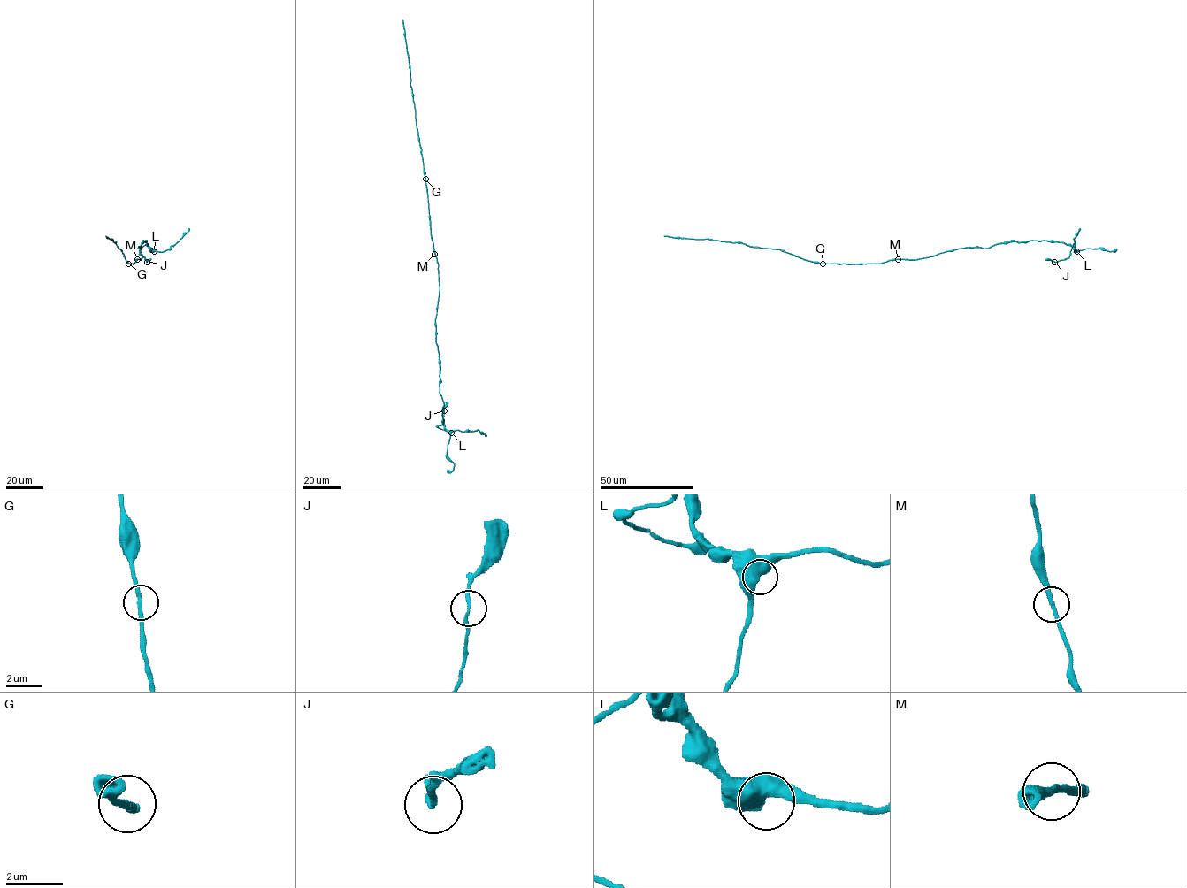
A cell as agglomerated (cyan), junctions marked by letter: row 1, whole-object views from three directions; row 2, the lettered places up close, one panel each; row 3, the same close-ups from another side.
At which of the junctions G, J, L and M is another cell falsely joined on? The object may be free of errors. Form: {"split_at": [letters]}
{"split_at": []}

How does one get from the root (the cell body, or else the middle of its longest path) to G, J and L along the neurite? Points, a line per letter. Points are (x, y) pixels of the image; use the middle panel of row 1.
G: (434, 252), (425, 179)
J: (434, 252), (440, 286), (435, 326), (440, 394), (444, 403), (442, 430), (436, 426), (441, 424), (444, 411)
L: (434, 252), (440, 286), (435, 319), (440, 394), (444, 403), (444, 426), (451, 432)

